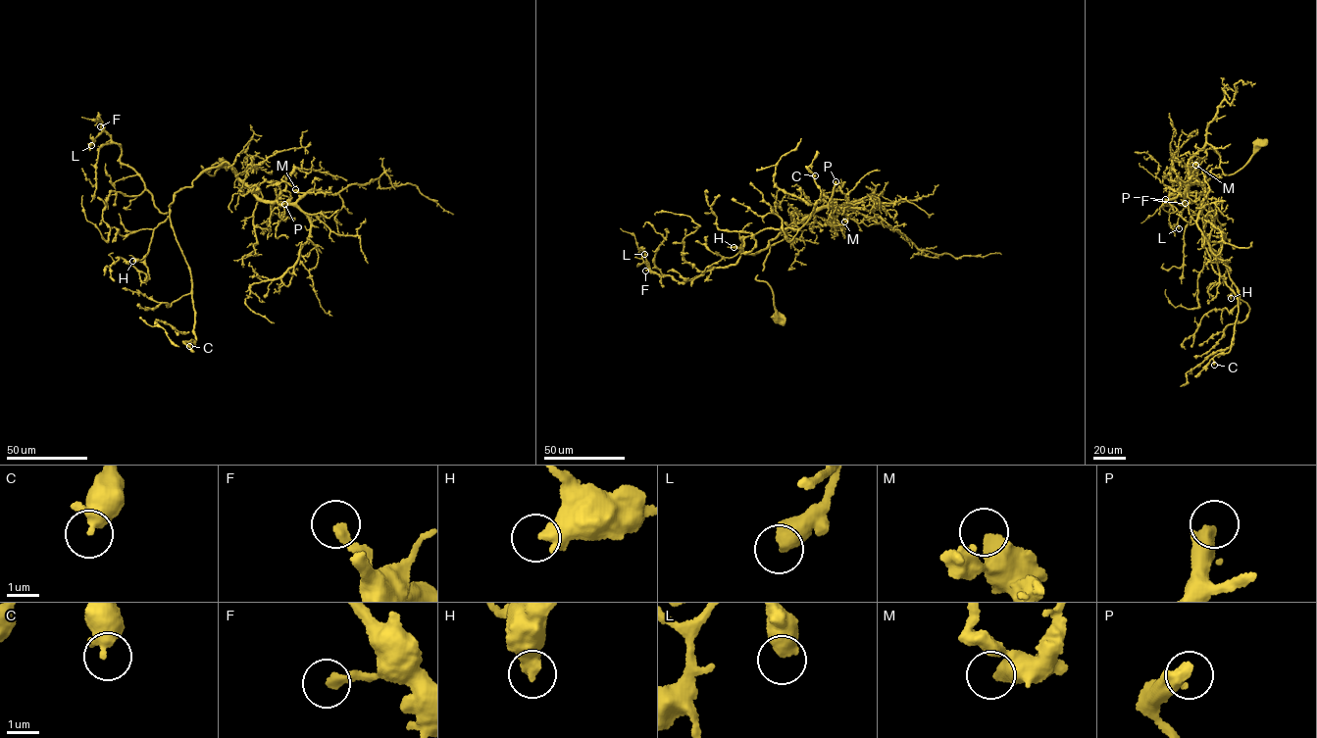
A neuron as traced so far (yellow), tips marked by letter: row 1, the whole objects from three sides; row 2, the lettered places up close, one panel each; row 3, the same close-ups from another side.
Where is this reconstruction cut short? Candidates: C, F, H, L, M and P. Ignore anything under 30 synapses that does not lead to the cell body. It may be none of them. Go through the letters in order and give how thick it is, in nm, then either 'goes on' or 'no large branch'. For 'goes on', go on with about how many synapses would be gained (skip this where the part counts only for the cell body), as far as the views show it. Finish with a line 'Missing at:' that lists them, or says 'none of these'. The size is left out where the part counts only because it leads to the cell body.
C: 400 nm thick; no large branch
F: 300 nm thick; no large branch
H: 550 nm thick; no large branch
L: 600 nm thick; no large branch
M: 500 nm thick; no large branch
P: 320 nm thick; goes on; about 250 synapses
Missing at: P

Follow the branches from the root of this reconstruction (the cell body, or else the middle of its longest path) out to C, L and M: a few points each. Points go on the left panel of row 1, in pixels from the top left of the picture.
C: (222, 162), (214, 175), (201, 167), (236, 172), (225, 162), (208, 169), (170, 205), (191, 278), (189, 346)
L: (222, 162), (214, 175), (201, 167), (236, 172), (225, 162), (205, 171), (164, 214), (109, 135), (91, 145)
M: (222, 162), (214, 175), (201, 167), (229, 165), (252, 194), (272, 202), (293, 204), (305, 193), (295, 189)

